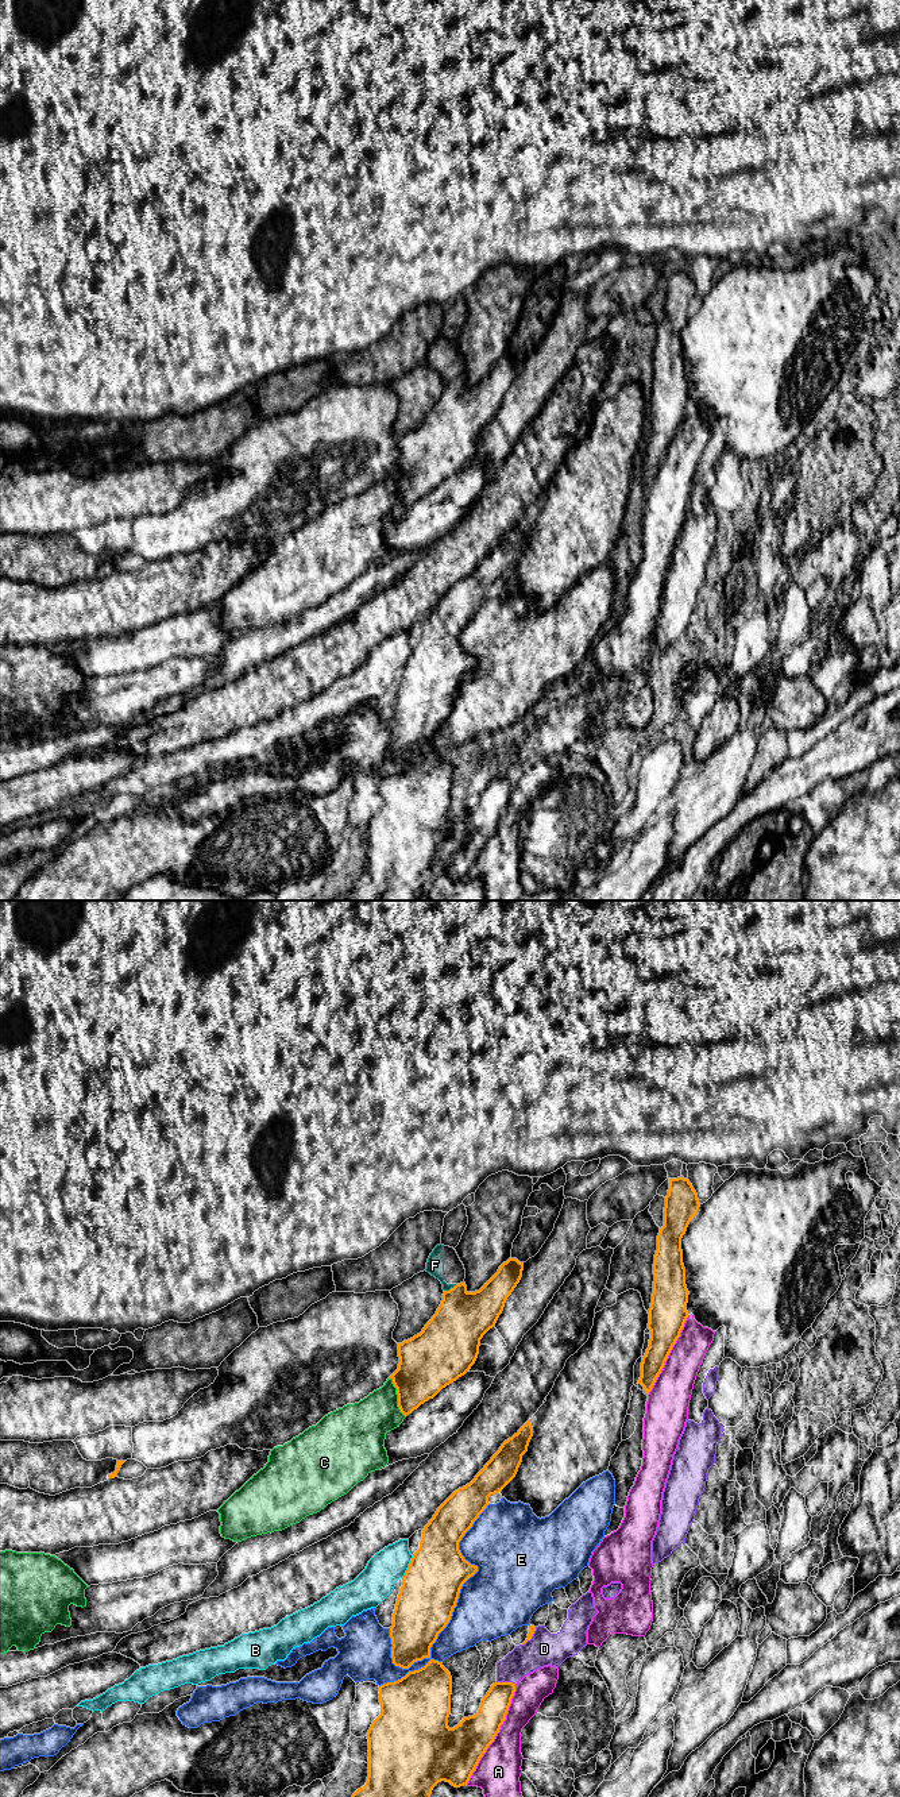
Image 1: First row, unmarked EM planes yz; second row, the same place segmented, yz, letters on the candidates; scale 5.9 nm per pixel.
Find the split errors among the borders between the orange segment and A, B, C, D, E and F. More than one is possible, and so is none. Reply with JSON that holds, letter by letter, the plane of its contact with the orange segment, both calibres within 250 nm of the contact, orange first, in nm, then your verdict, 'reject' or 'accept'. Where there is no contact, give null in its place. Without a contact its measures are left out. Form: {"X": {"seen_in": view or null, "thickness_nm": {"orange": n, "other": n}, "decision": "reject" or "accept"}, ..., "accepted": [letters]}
{"A": {"seen_in": "yz", "thickness_nm": {"orange": 280, "other": 260}, "decision": "reject"}, "B": {"seen_in": "yz", "thickness_nm": {"orange": 340, "other": 220}, "decision": "reject"}, "C": {"seen_in": "yz", "thickness_nm": {"orange": 320, "other": 280}, "decision": "reject"}, "D": {"seen_in": "yz", "thickness_nm": {"orange": 170, "other": 180}, "decision": "reject"}, "E": {"seen_in": "yz", "thickness_nm": {"orange": 340, "other": 400}, "decision": "reject"}, "F": {"seen_in": "yz", "thickness_nm": {"orange": 320, "other": 110}, "decision": "reject"}, "accepted": []}

